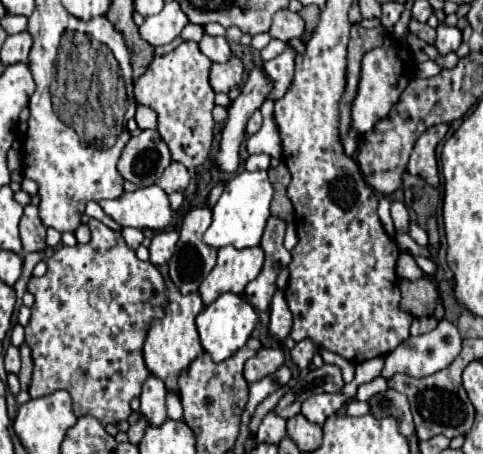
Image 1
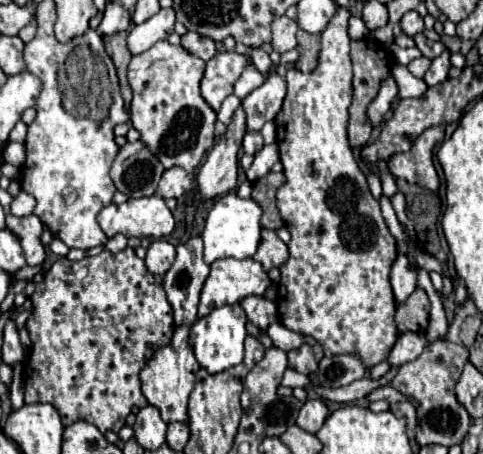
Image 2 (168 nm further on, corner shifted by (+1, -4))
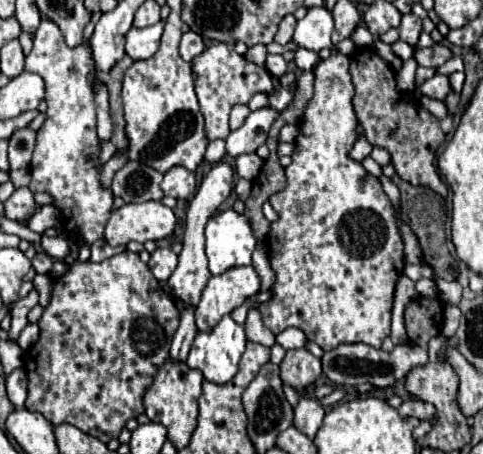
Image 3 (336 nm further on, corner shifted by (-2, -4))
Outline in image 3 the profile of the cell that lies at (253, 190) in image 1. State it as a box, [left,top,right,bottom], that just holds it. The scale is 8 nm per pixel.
[205,209,257,275]

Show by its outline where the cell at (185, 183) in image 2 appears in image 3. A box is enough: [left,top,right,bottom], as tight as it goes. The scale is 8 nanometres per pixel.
[161,167,197,199]

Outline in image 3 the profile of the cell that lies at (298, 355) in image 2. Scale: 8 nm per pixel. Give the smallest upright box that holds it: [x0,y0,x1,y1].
[279,349,321,391]

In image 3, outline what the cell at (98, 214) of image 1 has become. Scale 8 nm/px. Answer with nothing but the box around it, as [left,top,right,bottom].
[91,239,125,263]

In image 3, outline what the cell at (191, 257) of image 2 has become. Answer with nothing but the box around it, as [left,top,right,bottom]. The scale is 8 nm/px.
[169,307,197,361]

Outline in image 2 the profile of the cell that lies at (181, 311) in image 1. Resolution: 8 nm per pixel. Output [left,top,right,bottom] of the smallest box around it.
[140,325,200,423]

